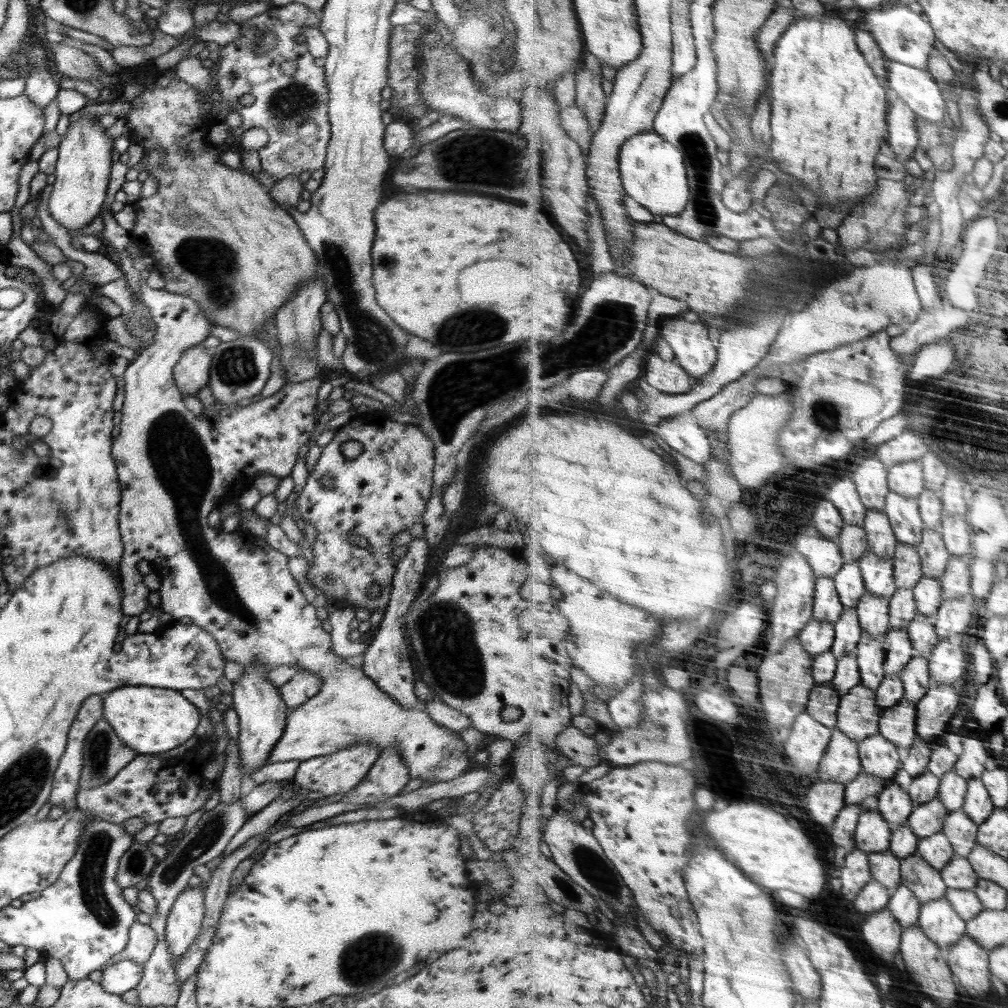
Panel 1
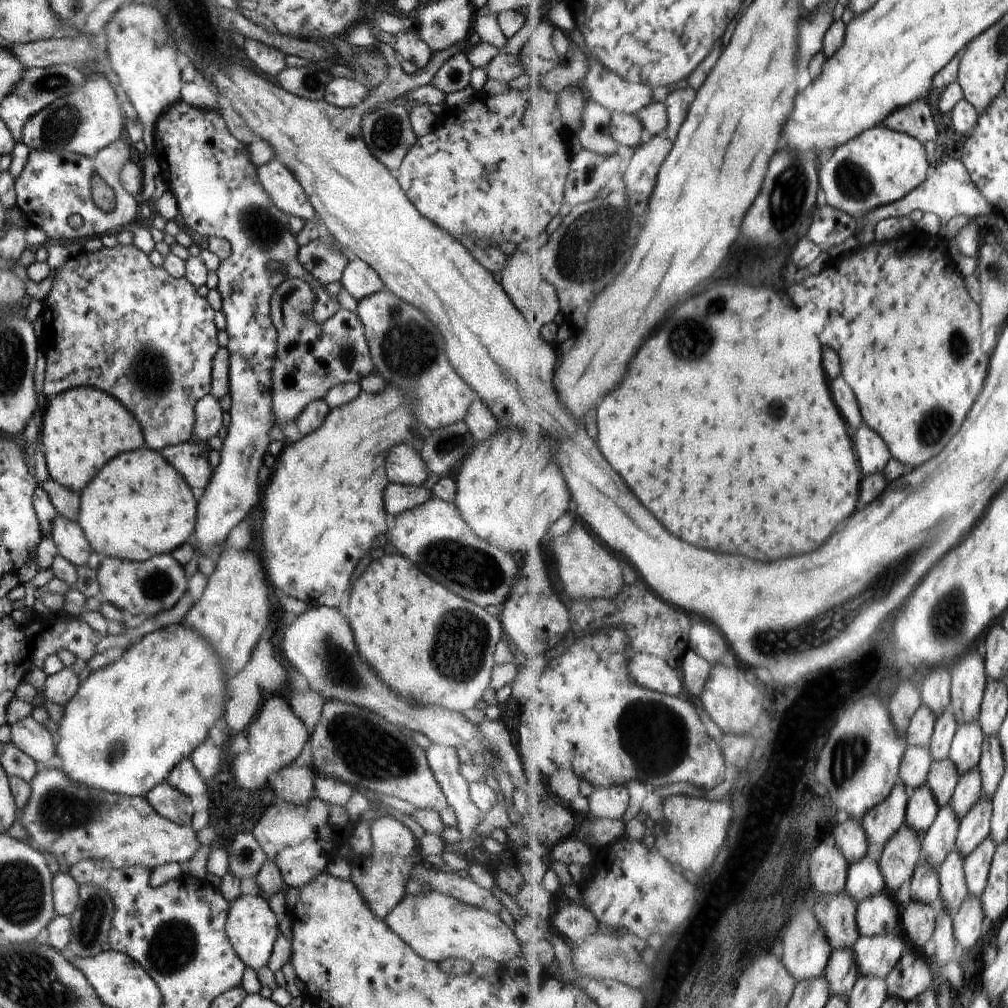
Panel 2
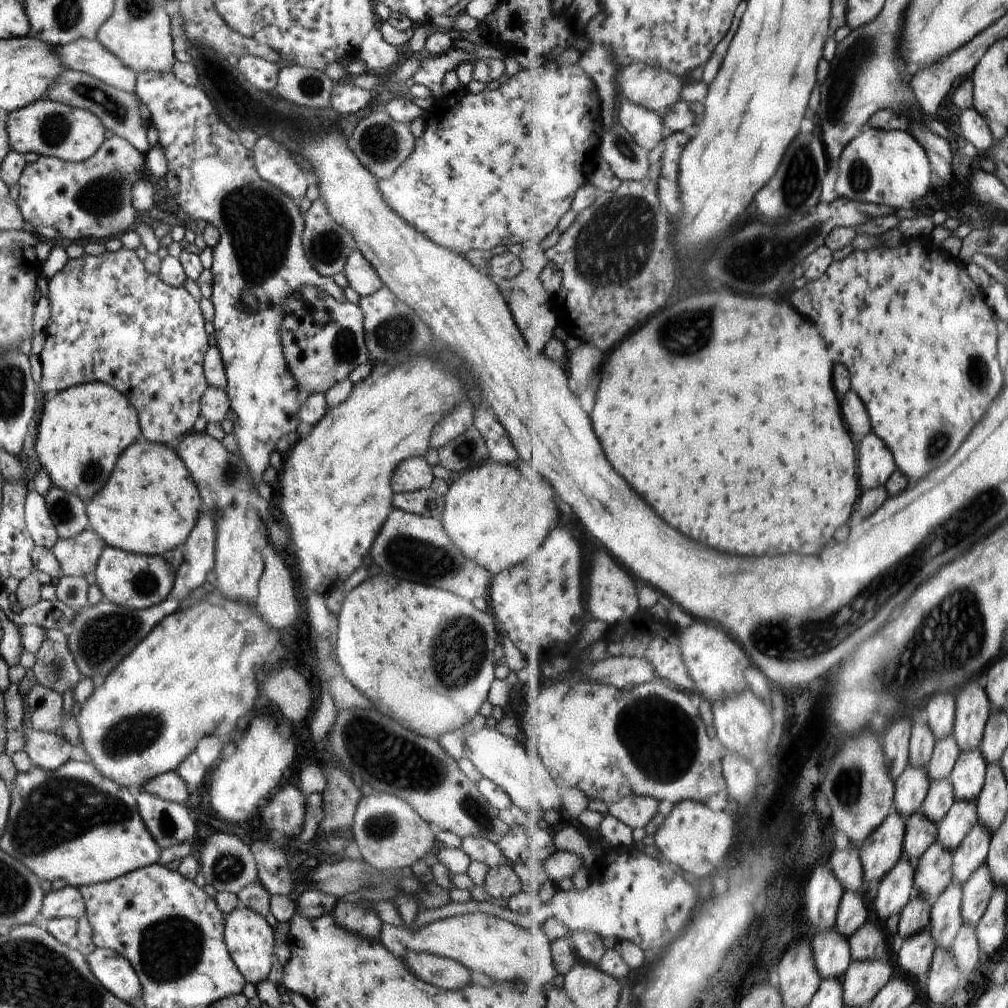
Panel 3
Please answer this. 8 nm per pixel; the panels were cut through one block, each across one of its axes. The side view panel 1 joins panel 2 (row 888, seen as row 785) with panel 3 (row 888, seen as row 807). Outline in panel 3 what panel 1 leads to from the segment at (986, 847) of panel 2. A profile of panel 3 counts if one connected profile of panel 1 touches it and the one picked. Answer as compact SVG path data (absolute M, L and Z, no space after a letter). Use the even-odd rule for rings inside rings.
M986 863L976 870L976 874L965 886L962 908L965 924L976 928L980 926L980 922L988 912L994 892L996 892L996 883L992 870Z

